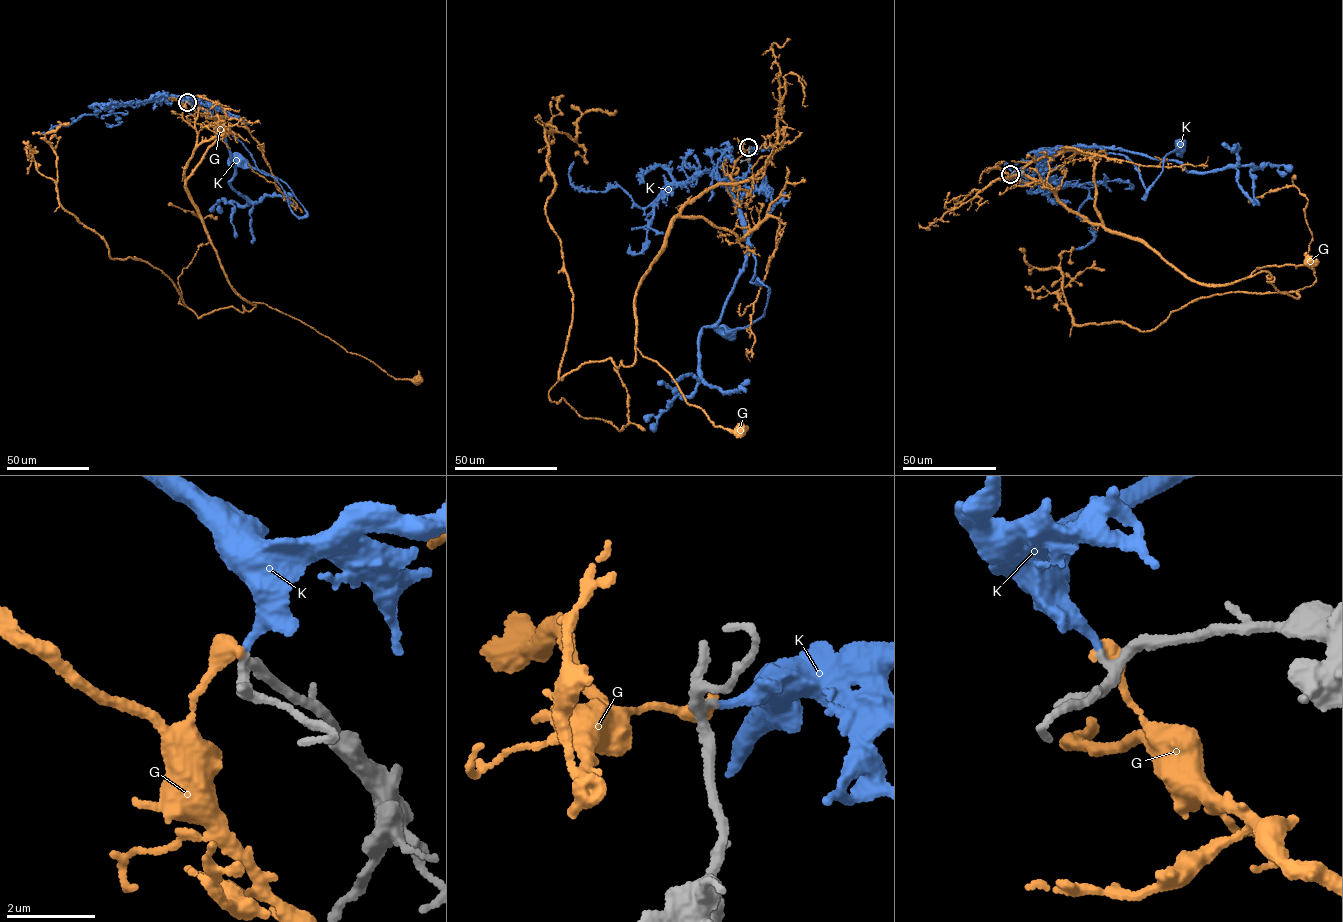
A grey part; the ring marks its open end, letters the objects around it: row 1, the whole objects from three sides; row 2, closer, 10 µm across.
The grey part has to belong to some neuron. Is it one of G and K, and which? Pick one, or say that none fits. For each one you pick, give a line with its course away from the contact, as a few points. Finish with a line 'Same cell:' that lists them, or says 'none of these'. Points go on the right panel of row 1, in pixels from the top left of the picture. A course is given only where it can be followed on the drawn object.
Same cell: none of these

